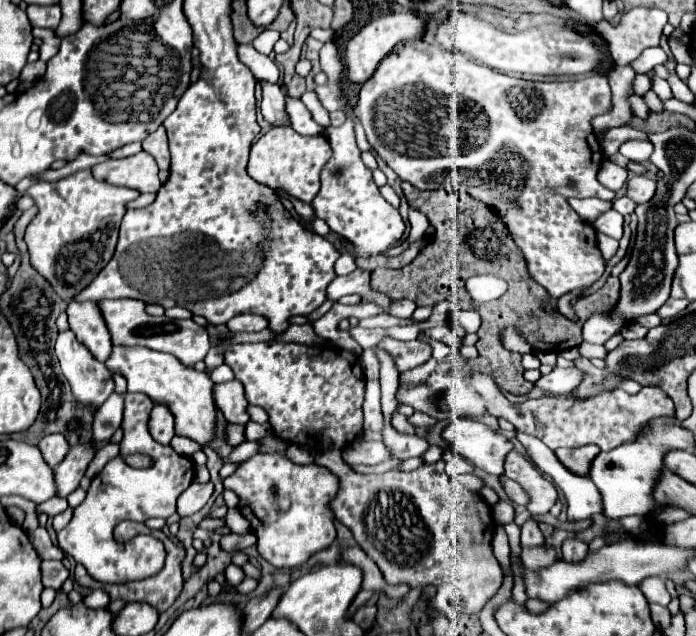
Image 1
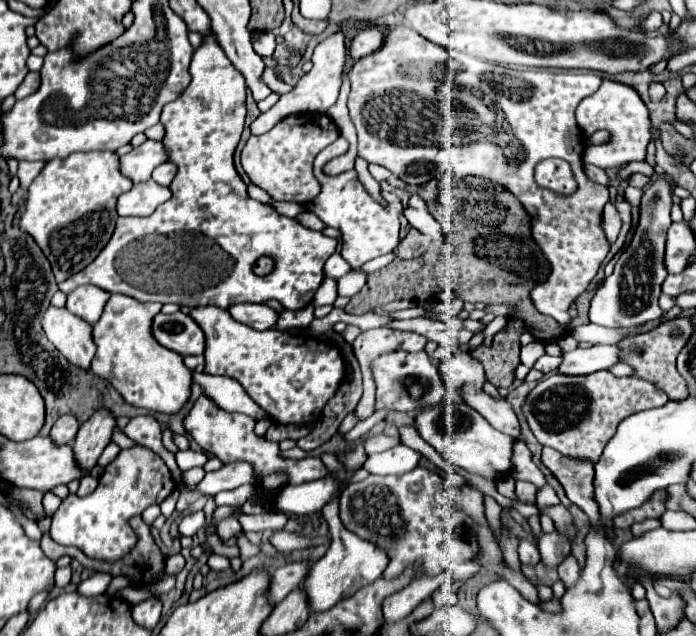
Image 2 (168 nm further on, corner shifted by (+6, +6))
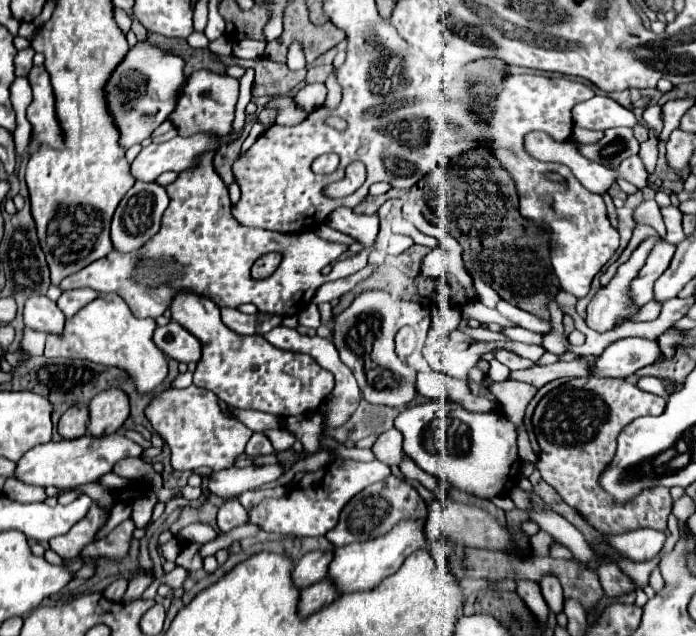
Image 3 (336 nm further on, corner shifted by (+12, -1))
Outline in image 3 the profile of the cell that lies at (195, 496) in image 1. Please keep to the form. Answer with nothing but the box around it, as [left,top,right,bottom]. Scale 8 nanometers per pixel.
[208,465,284,499]

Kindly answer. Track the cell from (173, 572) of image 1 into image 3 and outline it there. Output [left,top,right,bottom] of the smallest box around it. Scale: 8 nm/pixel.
[80,519,134,559]

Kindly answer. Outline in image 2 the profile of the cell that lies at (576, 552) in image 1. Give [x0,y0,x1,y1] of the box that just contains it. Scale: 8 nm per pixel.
[558,554,580,588]

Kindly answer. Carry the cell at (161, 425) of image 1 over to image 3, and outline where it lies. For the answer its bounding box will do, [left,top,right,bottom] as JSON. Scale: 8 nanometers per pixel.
[16,433,144,489]

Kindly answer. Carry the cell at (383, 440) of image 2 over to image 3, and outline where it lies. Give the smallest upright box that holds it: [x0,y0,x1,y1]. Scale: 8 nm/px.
[372,427,404,465]

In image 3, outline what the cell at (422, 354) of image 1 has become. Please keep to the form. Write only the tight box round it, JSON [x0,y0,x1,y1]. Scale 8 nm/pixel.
[396,327,416,359]

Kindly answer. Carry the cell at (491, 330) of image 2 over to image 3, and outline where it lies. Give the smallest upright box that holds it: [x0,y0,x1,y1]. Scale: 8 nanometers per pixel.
[486,359,510,381]

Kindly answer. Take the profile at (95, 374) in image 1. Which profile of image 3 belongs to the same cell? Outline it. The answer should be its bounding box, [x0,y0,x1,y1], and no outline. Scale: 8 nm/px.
[24,295,66,333]

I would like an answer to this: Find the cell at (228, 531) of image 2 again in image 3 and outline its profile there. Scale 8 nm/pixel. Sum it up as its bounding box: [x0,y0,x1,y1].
[216,499,248,533]

